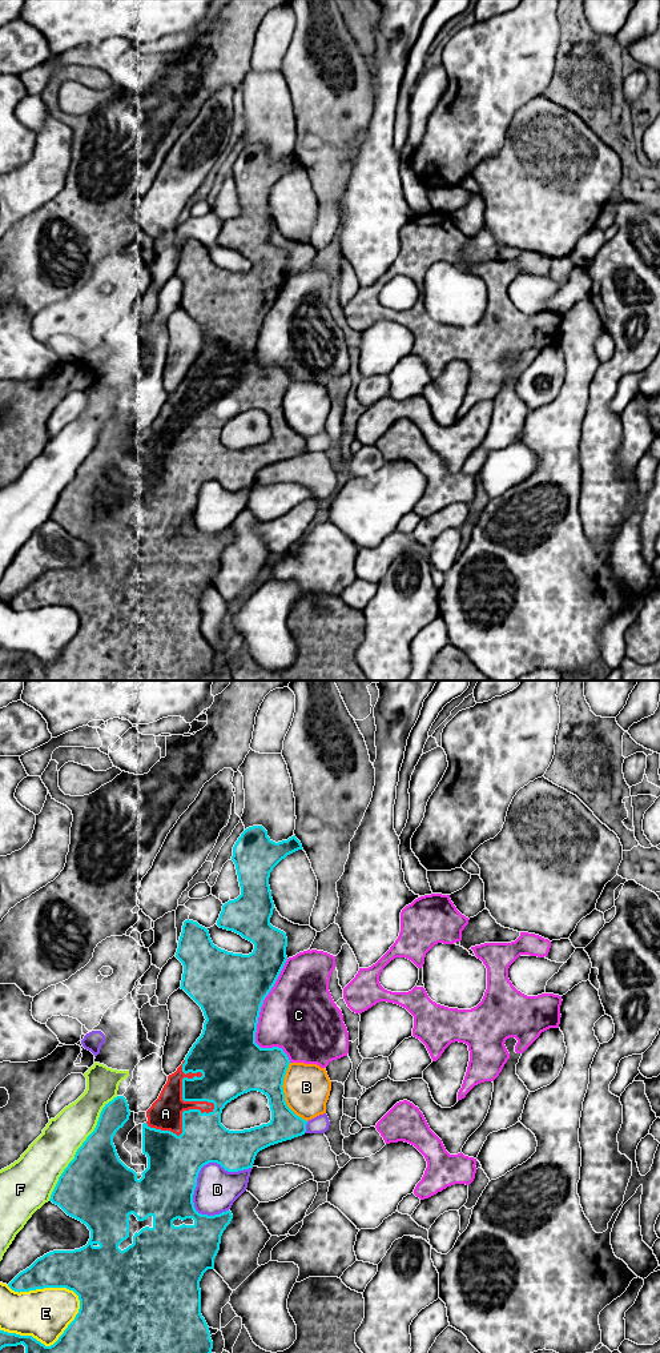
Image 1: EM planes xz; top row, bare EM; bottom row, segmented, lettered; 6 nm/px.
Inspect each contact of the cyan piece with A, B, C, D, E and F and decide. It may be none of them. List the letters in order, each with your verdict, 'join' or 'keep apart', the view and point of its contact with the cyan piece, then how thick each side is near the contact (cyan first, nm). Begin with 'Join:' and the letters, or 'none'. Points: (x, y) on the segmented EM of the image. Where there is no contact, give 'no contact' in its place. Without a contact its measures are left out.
Join: A
A: join; meets cyan in xz at (209, 1112); 300 nm thick on the cyan side, 180 nm on the other
B: keep apart; meets cyan in xz at (284, 1093); 280 nm thick on the cyan side, 280 nm on the other
C: keep apart; meets cyan in xz at (257, 1020); 420 nm thick on the cyan side, 440 nm on the other
D: keep apart; meets cyan in xz at (205, 1164); 320 nm thick on the cyan side, 240 nm on the other
E: keep apart; meets cyan in xz at (51, 1345); 240 nm thick on the cyan side, 300 nm on the other
F: keep apart; meets cyan in xz at (80, 1147); 420 nm thick on the cyan side, 260 nm on the other

